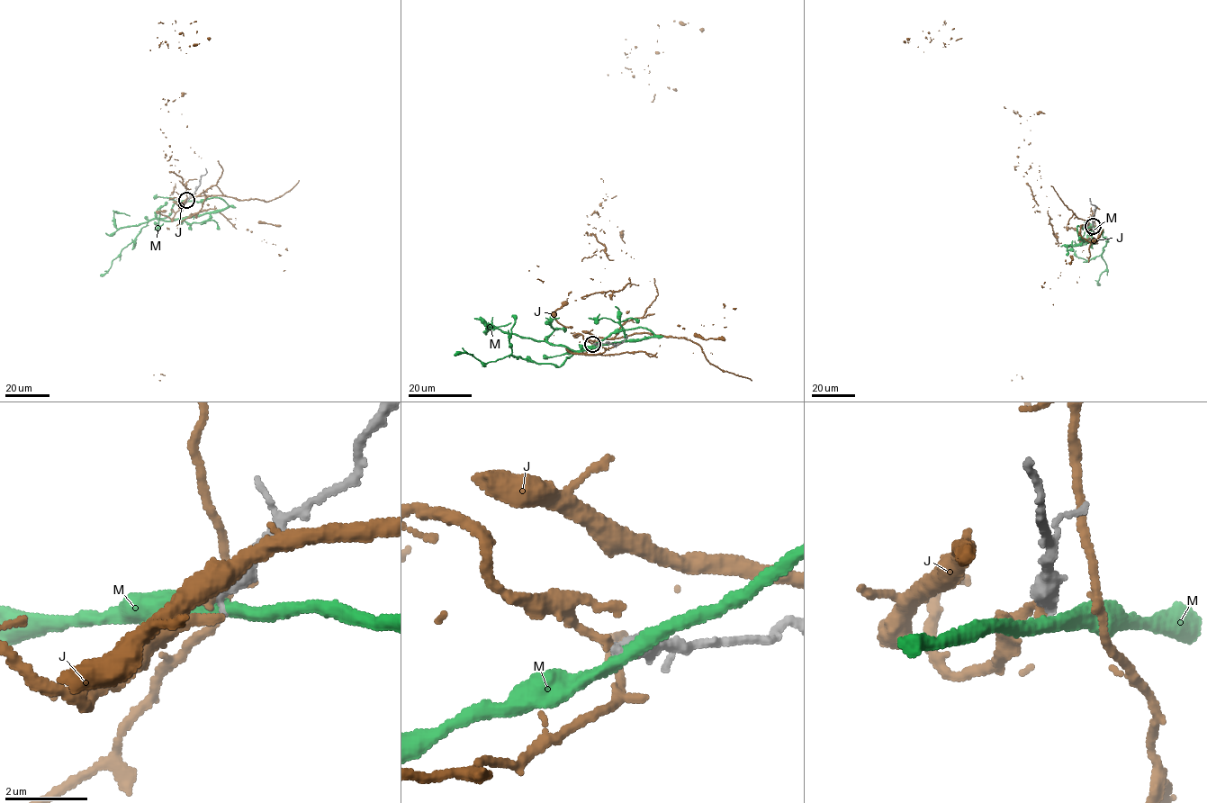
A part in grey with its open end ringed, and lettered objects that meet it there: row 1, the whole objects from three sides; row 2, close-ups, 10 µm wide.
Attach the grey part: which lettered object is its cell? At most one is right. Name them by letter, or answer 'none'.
J

